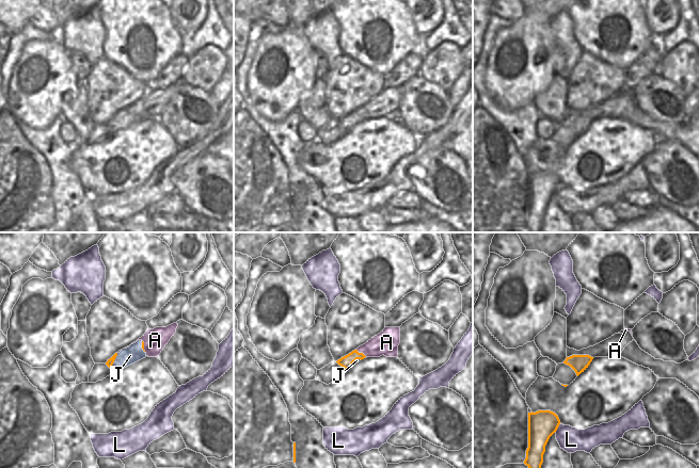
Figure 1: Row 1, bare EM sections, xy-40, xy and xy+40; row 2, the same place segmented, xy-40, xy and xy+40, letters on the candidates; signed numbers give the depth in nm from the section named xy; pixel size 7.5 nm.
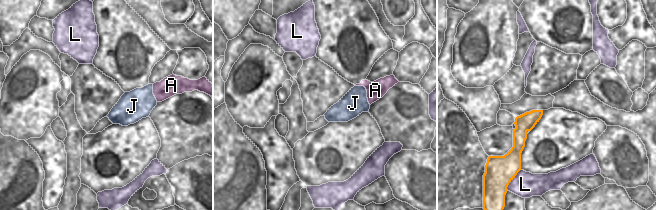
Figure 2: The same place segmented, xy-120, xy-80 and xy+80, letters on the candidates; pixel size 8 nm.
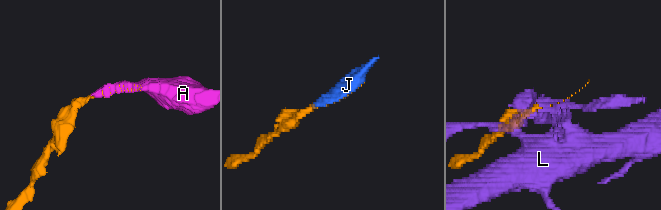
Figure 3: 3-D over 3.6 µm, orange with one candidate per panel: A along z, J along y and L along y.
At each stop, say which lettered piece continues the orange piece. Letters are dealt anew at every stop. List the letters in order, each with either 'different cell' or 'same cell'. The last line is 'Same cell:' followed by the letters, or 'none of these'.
A: different cell
J: same cell
L: different cell
Same cell: J

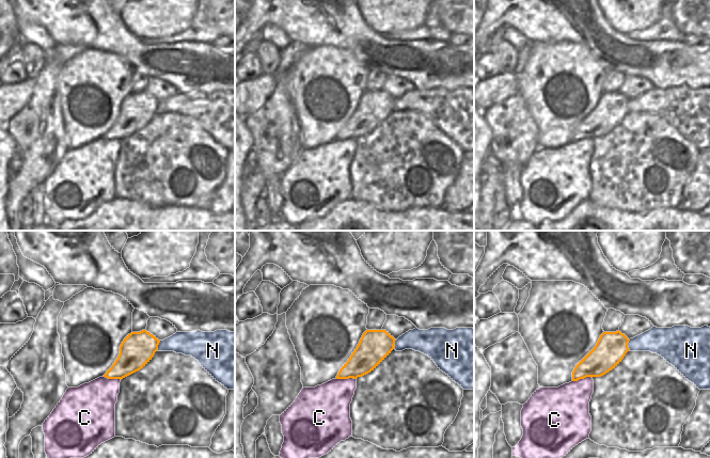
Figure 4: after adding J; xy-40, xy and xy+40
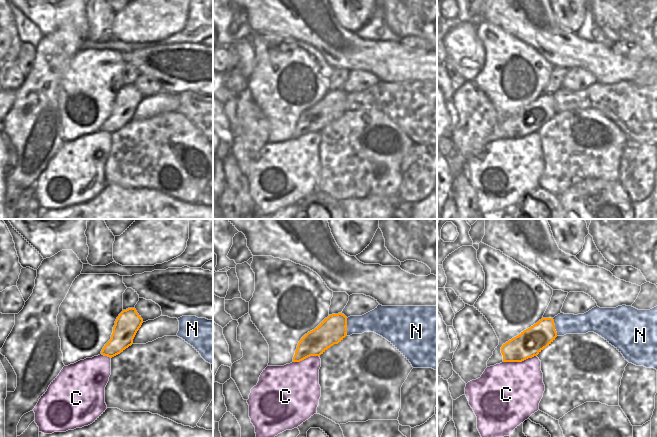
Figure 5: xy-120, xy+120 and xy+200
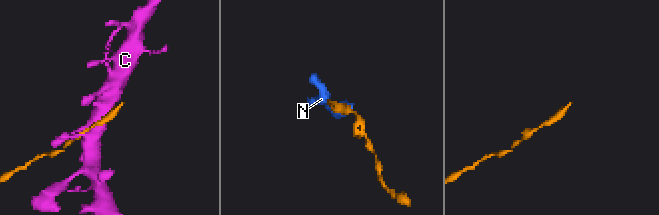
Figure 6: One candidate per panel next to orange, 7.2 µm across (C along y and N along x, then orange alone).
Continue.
C: different cell
N: different cell
Same cell: none of these

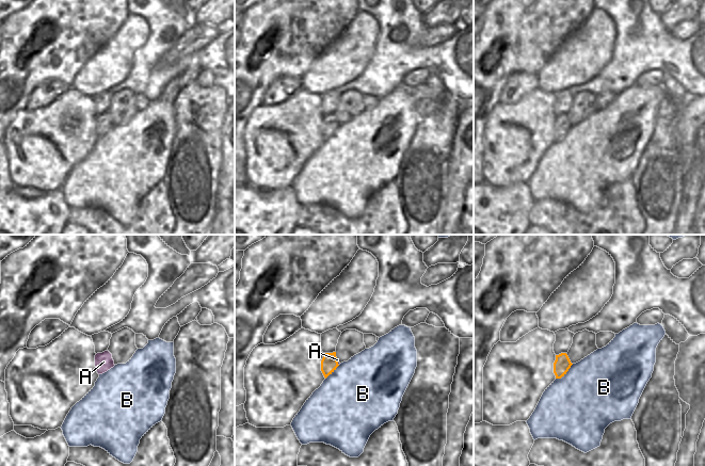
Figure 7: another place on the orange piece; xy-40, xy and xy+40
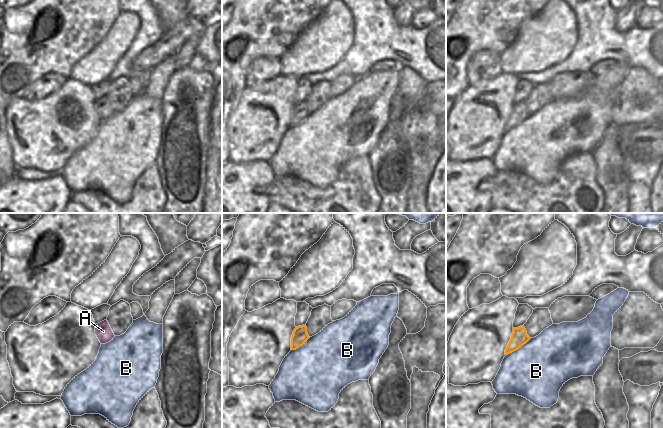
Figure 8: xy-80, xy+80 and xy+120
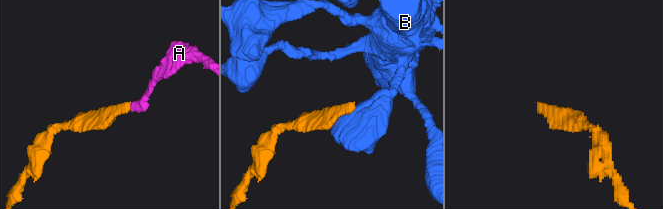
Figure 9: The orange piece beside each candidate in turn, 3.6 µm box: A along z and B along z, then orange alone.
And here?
A: same cell
B: different cell
Same cell: A

